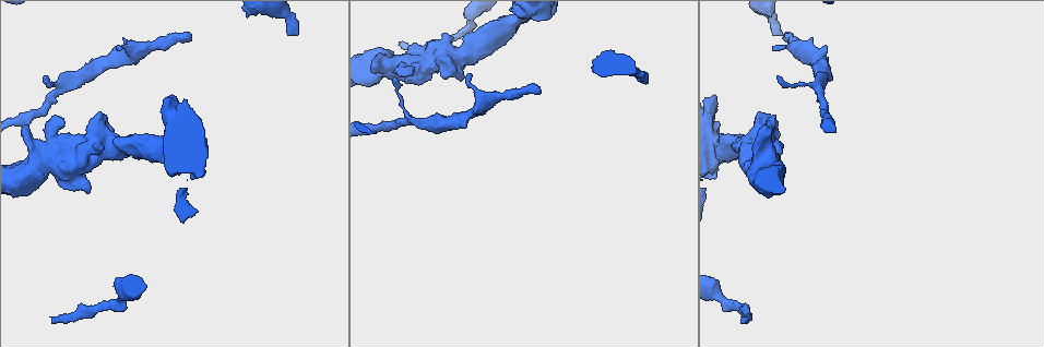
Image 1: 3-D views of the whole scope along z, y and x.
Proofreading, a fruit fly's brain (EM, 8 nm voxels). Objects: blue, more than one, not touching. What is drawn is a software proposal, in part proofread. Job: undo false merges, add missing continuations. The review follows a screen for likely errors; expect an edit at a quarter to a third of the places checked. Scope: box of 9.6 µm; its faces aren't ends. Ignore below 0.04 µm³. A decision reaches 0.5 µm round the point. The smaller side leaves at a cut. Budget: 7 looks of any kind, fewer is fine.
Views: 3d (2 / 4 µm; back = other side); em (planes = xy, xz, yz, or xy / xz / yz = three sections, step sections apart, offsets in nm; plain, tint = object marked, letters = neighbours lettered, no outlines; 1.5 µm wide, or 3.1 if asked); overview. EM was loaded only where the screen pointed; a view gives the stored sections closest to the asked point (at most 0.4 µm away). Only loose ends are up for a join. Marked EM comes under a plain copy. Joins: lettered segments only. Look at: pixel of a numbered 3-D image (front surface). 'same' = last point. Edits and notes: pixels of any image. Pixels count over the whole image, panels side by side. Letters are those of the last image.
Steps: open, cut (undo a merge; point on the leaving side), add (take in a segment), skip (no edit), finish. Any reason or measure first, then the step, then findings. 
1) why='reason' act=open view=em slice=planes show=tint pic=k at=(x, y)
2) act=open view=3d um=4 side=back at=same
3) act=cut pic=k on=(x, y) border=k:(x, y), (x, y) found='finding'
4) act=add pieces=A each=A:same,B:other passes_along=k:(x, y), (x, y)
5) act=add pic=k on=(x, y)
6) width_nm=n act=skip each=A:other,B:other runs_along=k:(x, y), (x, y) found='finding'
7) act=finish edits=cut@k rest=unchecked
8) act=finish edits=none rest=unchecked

why='branch stops here' act=open view=3d um=2 pic=1 at=(715, 96)

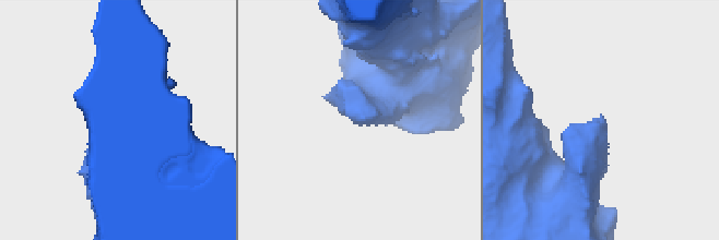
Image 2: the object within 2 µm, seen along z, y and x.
act=open view=em slice=planes show=letters pic=2 at=(362, 119)

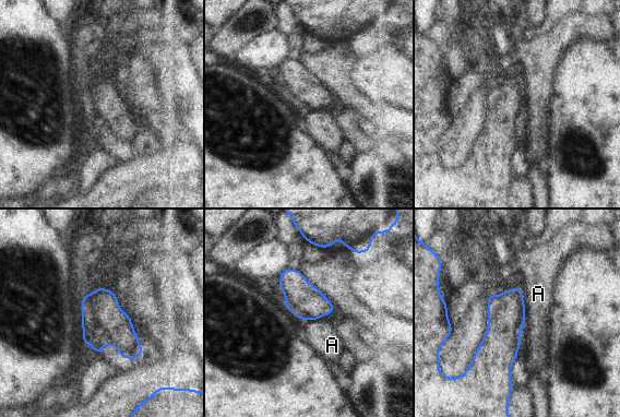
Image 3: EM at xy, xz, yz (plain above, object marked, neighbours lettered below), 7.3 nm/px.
width_nm=260 act=skip each=A:other border=3:(519, 285), (522, 292), (526, 322) found='no lettered segment goes on from it'

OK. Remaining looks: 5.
act=open view=em slice=xz step=8 show=tint pic=1 at=(780, 35)

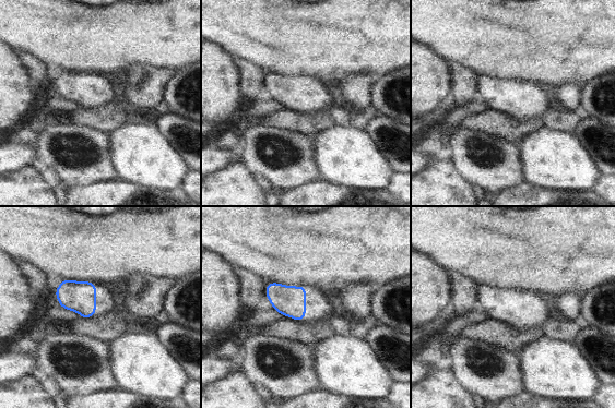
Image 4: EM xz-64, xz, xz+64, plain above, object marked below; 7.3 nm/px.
act=open view=em slice=xz step=8 show=letters at=same

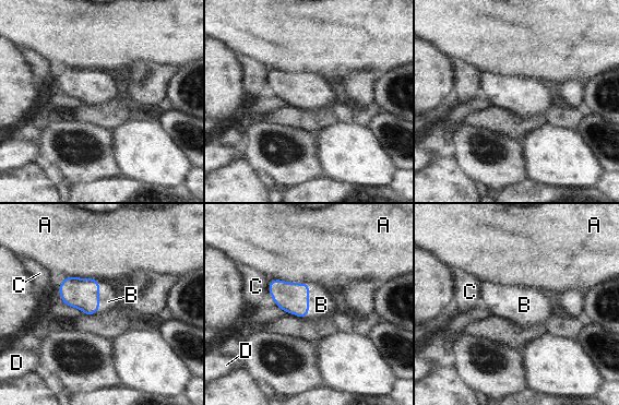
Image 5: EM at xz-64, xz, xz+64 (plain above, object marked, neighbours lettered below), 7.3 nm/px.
act=add pieces=B each=A:other,B:same,C:other,D:other passes_along=5:(292, 297), (308, 300), (321, 305) found='it goes on there'

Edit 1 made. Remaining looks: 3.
act=open view=overview

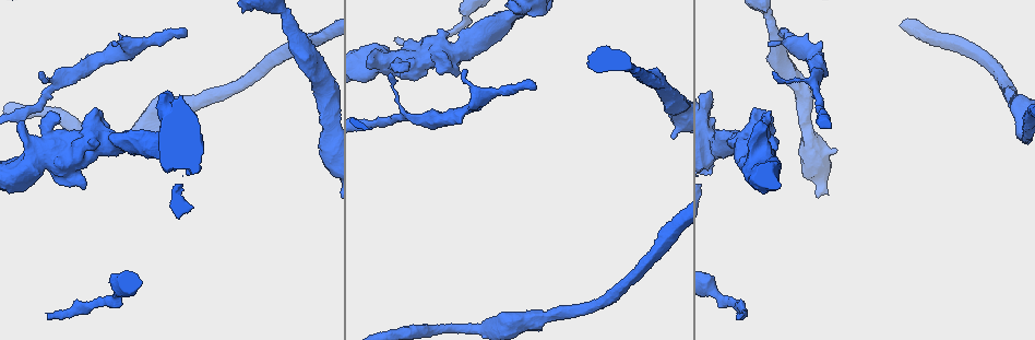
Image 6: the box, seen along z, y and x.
why='branch stops here' act=open view=em slice=yz step=8 show=tint pic=6 at=(186, 36)

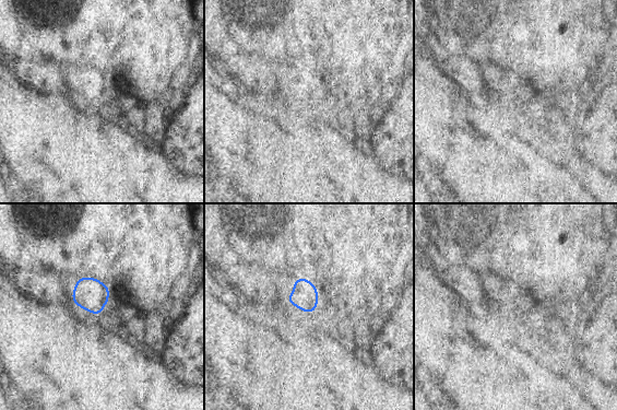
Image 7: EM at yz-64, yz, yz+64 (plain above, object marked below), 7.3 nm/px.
why='cut it another way' act=open view=em slice=planes show=letters at=same

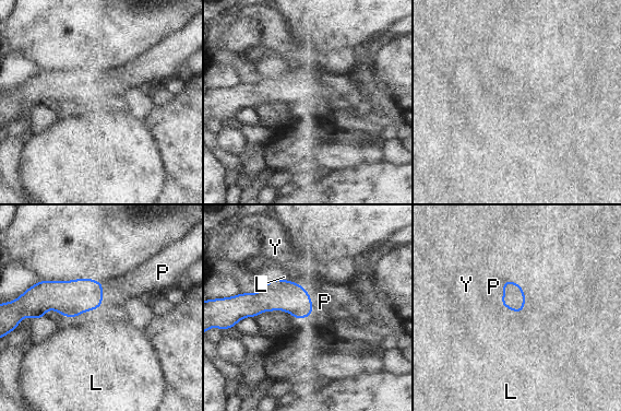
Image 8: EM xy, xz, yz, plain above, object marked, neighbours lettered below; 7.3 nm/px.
longest_contact=L:260nm act=add pieces=P each=L:other,P:same,Y:other passes_along=8:(278, 294), (311, 303), (324, 302) found='it goes on there'

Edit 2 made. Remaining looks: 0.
act=finish edits=add@5,add@8 rest=unchecked

